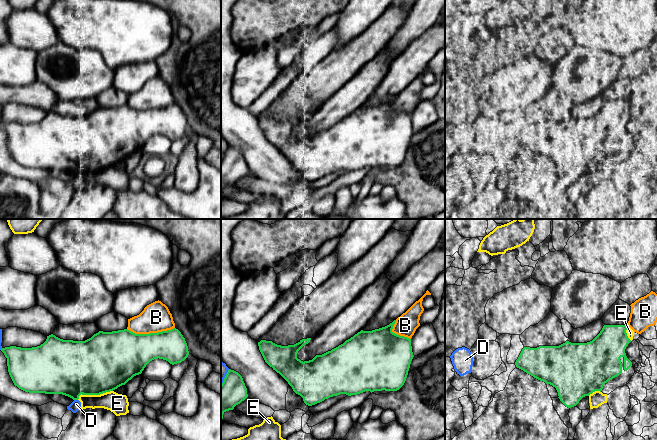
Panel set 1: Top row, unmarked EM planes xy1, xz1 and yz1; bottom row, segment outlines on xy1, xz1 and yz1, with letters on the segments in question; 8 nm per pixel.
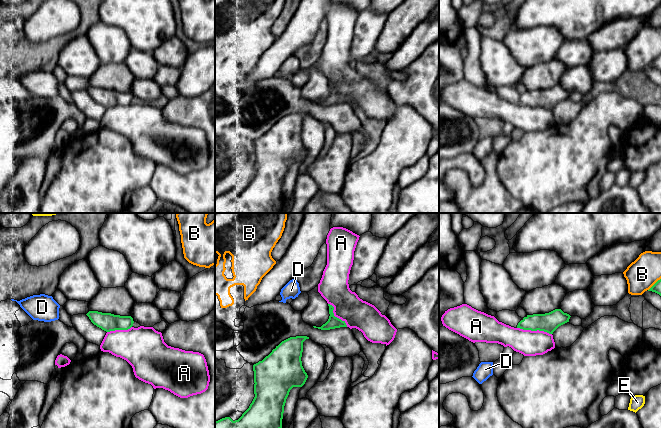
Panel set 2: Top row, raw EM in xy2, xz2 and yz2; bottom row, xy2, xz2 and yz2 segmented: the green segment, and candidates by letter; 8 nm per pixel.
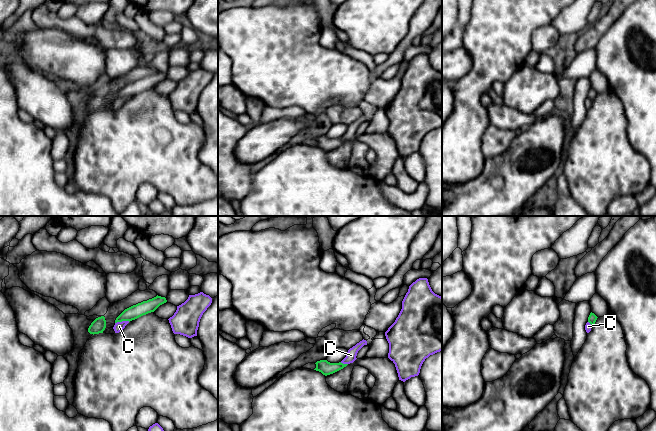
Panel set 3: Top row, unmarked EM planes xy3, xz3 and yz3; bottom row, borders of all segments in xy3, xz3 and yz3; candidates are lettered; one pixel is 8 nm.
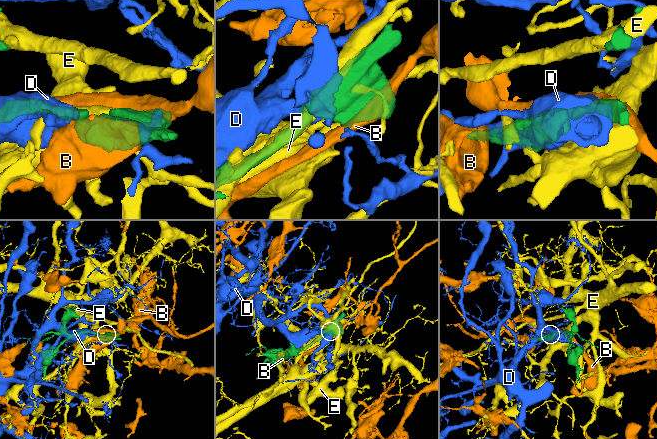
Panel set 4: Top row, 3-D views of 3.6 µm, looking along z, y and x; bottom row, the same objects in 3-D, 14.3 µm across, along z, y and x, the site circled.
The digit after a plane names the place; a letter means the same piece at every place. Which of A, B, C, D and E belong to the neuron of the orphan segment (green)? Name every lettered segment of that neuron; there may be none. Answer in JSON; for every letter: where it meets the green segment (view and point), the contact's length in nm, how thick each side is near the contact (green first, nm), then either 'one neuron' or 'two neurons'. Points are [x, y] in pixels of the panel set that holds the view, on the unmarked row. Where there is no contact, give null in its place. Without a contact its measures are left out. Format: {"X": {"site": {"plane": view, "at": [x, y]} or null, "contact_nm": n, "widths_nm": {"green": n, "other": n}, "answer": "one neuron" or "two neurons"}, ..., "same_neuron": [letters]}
{"A": {"site": {"plane": "yz2", "at": [534, 106]}, "contact_nm": 280, "widths_nm": {"green": 160, "other": 200}, "answer": "two neurons"}, "B": {"site": {"plane": "xy1", "at": [150, 109]}, "contact_nm": 380, "widths_nm": {"green": 360, "other": 240}, "answer": "two neurons"}, "C": {"site": {"plane": "xy3", "at": [122, 96]}, "contact_nm": 120, "widths_nm": {"green": 110, "other": 80}, "answer": "two neurons"}, "D": {"site": {"plane": "xz1", "at": [225, 153]}, "contact_nm": 150, "widths_nm": {"green": 220, "other": 100}, "answer": "two neurons"}, "E": {"site": {"plane": "xy1", "at": [94, 170]}, "contact_nm": 300, "widths_nm": {"green": 460, "other": 160}, "answer": "two neurons"}, "same_neuron": []}

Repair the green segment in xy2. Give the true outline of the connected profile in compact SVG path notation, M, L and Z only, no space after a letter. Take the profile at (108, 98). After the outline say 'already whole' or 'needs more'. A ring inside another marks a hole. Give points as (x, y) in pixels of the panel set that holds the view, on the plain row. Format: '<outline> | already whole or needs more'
M89 87L86 91L94 101L106 108L128 106L133 102L134 99L131 92L120 92L98 87Z | already whole

